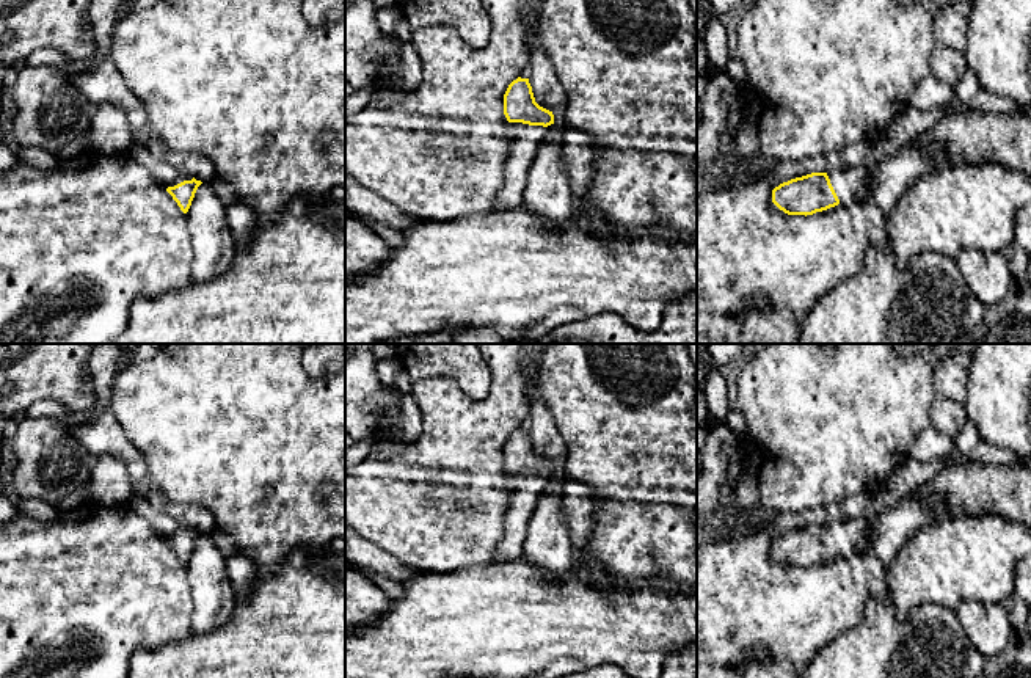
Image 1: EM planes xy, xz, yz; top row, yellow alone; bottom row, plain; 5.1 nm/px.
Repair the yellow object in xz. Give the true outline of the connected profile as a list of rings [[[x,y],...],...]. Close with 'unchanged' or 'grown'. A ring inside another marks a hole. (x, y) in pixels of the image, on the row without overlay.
[[[518,428],[504,446],[504,466],[508,472],[507,488],[512,493],[527,491],[540,494],[546,479],[554,476],[552,463],[535,454],[529,430]]]; grown

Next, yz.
[[[873,512],[846,523],[835,519],[791,530],[772,541],[772,554],[788,567],[813,567],[847,556],[868,543]]]; grown

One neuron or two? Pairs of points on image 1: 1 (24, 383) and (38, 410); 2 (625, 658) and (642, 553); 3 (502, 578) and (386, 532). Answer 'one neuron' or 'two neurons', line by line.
1: two neurons
2: two neurons
3: two neurons

